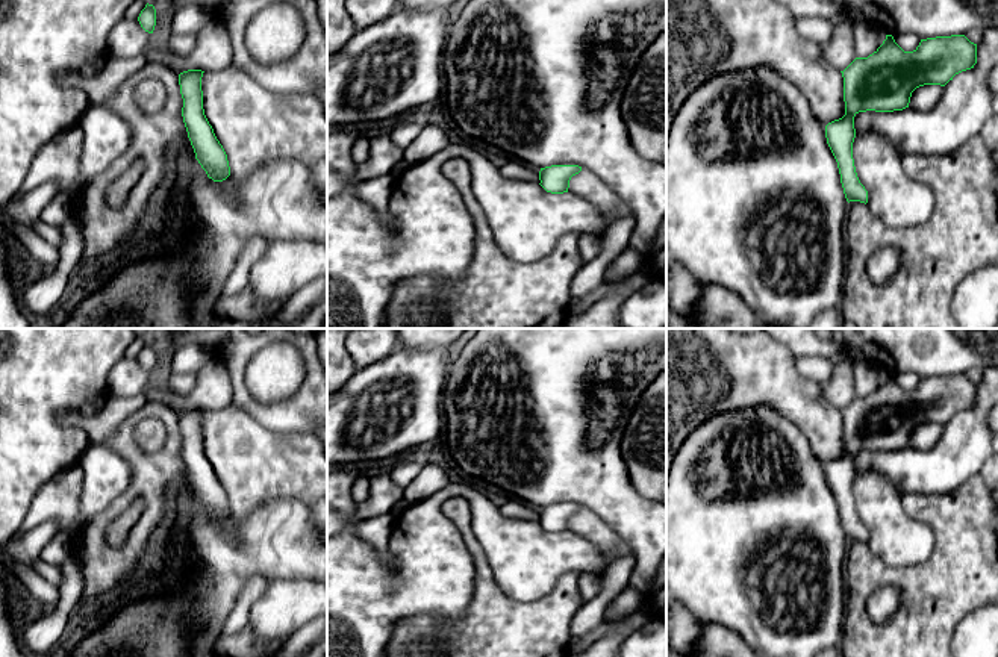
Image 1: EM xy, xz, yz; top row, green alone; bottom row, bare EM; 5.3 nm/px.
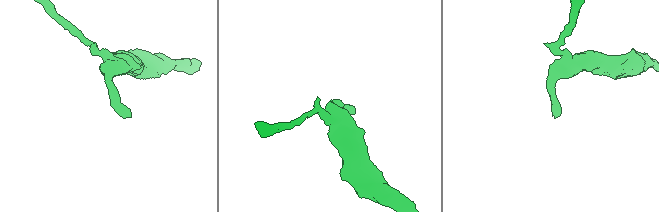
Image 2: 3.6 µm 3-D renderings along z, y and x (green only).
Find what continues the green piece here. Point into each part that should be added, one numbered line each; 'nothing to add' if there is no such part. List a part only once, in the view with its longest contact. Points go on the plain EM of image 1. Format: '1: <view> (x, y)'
nothing to add

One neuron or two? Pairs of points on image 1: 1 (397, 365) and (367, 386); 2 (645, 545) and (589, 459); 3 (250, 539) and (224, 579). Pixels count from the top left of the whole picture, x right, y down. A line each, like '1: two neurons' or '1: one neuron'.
1: one neuron
2: one neuron
3: one neuron

